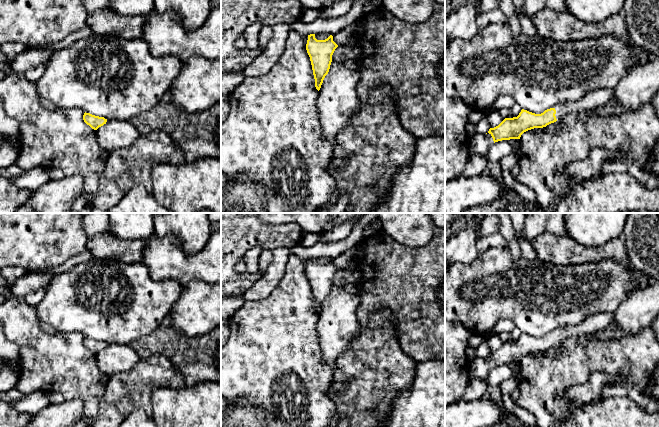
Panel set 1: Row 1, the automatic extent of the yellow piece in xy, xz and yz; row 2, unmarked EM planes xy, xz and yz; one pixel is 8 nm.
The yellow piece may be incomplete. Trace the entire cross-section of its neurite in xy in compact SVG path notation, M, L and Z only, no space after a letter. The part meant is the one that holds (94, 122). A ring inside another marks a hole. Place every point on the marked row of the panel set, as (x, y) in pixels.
M86 112L83 115L83 120L94 130L97 130L107 122L107 119L105 119L104 117L95 116Z

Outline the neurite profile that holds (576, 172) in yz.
M593 148L587 158L566 165L561 172L576 185L583 180L599 176L605 160L620 158L622 156L618 153L603 148Z

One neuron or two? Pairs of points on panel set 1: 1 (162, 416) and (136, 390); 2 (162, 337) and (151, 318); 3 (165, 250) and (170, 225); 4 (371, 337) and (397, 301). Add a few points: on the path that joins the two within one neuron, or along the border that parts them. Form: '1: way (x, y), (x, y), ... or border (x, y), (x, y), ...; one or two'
1: border (165, 386), (159, 387), (152, 394), (151, 416); two
2: border (168, 314), (151, 332), (136, 339); two
3: border (154, 234), (159, 237), (176, 237), (185, 252); two
4: border (368, 317), (376, 311), (388, 309), (397, 330); two

